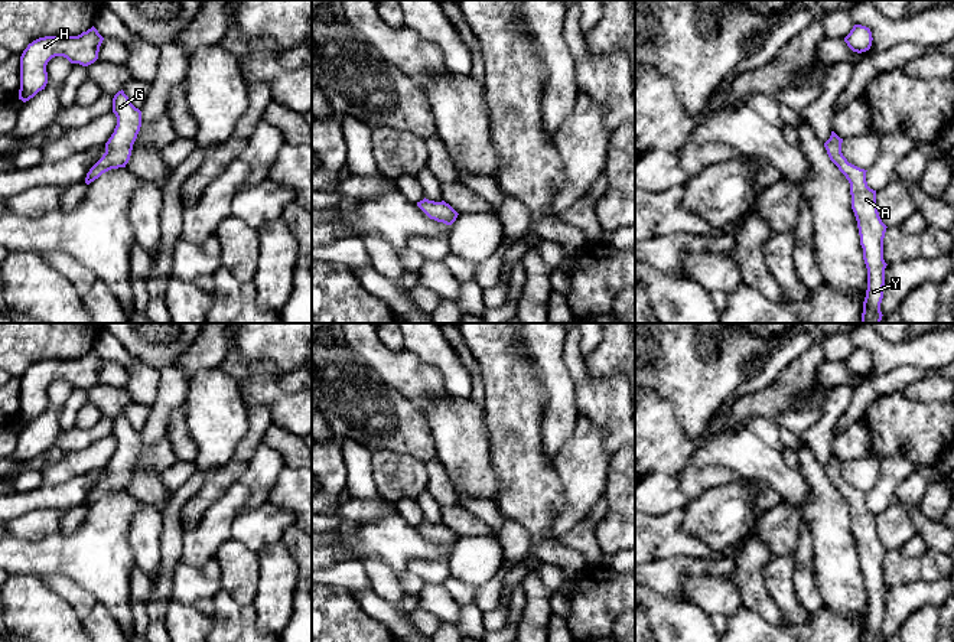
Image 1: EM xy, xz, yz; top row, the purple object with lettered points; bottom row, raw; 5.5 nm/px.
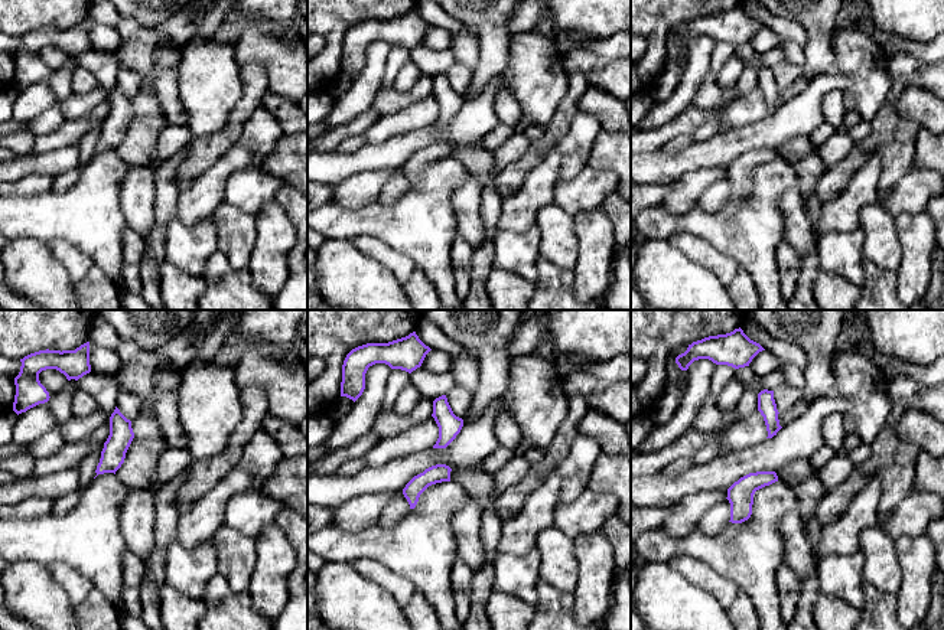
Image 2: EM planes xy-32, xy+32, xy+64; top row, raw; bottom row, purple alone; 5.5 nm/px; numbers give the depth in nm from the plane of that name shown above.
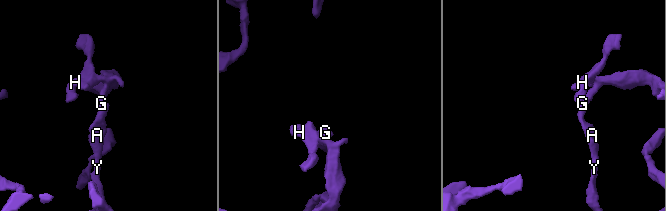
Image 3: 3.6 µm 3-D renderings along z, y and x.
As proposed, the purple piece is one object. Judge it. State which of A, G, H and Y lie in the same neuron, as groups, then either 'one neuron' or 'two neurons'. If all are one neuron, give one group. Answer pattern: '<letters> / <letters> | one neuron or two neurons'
A G H Y | one neuron

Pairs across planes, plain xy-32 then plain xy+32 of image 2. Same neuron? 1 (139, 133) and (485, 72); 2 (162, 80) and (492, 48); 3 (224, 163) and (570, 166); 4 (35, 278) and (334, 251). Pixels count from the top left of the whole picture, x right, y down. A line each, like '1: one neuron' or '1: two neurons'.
1: one neuron
2: two neurons
3: two neurons
4: one neuron

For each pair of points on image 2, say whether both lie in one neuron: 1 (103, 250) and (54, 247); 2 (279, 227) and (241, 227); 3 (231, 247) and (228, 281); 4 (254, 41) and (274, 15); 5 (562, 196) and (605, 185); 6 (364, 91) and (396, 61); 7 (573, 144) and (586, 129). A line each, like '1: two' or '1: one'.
1: two
2: two
3: two
4: two
5: one
6: two
7: one

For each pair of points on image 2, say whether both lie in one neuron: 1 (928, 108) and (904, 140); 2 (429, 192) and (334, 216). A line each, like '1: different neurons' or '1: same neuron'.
1: different neurons
2: same neuron

